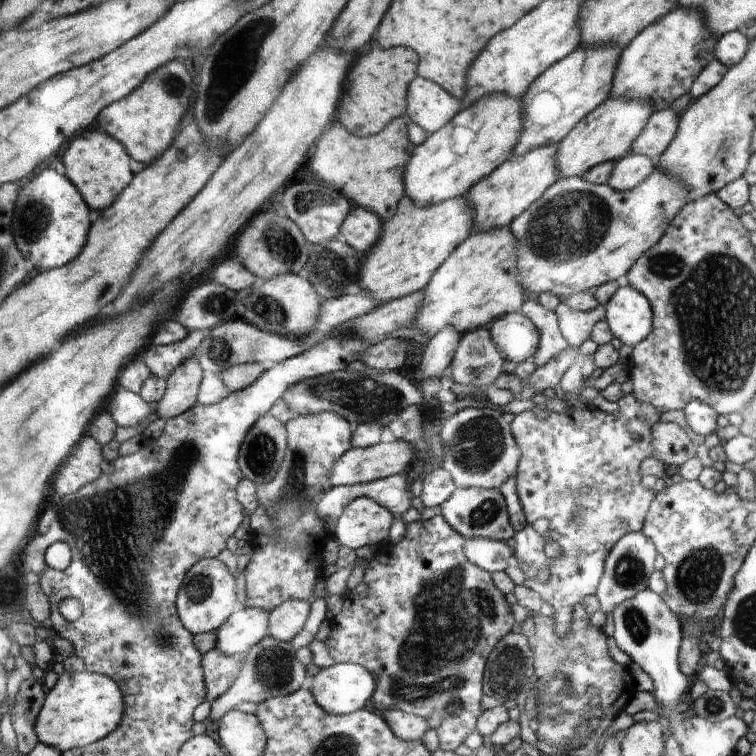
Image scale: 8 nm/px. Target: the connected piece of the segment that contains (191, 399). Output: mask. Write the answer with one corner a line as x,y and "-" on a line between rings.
198,358
188,360
176,368
176,372
168,380
169,386
164,400
157,404
156,411
160,417
169,421
200,403
205,373

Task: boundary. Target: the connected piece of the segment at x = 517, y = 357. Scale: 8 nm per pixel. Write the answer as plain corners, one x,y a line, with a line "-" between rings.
519,312
499,316
488,327
496,350
504,360
516,364
531,360
539,344
539,332
529,318

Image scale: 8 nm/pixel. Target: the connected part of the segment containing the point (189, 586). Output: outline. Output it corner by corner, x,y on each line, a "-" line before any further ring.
217,557
199,560
187,575
178,599
179,612
186,628
195,635
219,632
226,622
232,619
234,604
236,604
236,588
230,568

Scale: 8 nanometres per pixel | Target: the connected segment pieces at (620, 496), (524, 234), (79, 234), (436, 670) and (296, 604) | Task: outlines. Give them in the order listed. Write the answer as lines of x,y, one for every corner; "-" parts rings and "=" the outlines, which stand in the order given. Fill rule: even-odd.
632,393
623,394
617,404
618,412
615,412
614,414
604,414
602,410
596,408
593,404
586,405
585,408
555,407
551,409
548,418
544,418
542,422
540,422
540,418
534,416
534,412
524,411
517,414
513,422
511,422
513,424
514,436
517,437
518,444
522,448
522,460
517,466
514,479
516,480
515,485
519,503
525,512
527,522
526,526
514,536
514,542
516,542
516,544
514,544
513,563
519,566
520,570
524,572
525,580
523,585
530,588
530,590
537,592
543,602
548,602
548,604
554,608
552,627
558,636
566,636
570,631
570,628
573,626
573,613
576,611
577,604
580,604
586,596
592,596
592,594
595,594
602,573
604,572
604,559
608,556
610,550
614,548
614,544
616,544
624,534
628,534
629,532
640,532
642,527
645,526
644,516
646,516
646,510
649,510
648,506
652,506
650,502
653,502
652,498
655,498
654,492
648,490
648,488
644,488
642,482
640,482
640,478
642,478
642,474
640,474
640,466
642,466
644,459
652,454
650,438
653,436
653,426
658,423
662,412
657,408
654,408
654,406
646,404
646,402
639,401
638,397
635,397
-
638,415
642,415
644,420
640,421
-
540,518
546,518
546,520
550,522
550,524
548,524
548,533
546,536
544,536
544,534
539,534
534,530
534,526
532,526
532,524
534,524
536,520
540,520
-
548,540
554,540
554,542
557,542
560,545
560,548
562,548
561,556
558,556
557,558
546,556
544,548
546,548
546,542
548,542
-
541,566
546,566
549,569
549,578
544,583
536,578
536,574
=
656,169
644,182
628,191
614,190
608,184
592,184
580,177
558,179
509,225
518,238
518,270
525,298
536,302
542,292
550,292
565,300
628,275
637,260
665,236
669,225
689,202
688,188
682,178
=
49,166
23,186
18,198
15,212
18,246
38,270
54,270
66,266
74,262
88,244
92,230
90,216
92,210
77,184
67,174
60,174
=
436,515
428,520
418,520
406,524
406,533
404,537
396,544
387,542
371,561
357,559
354,567
347,580
346,592
343,596
343,606
340,614
331,622
330,636
324,641
314,640
309,644
312,652
312,662
318,668
330,668
338,663
356,663
369,669
373,676
377,678
377,690
374,691
374,704
376,711
382,714
386,710
403,710
404,712
427,719
434,712
441,716
440,726
436,726
436,732
439,738
440,750
456,750
460,744
466,740
469,734
477,730
477,720
481,716
480,699
483,695
483,688
480,684
482,675
486,670
486,660
490,650
496,646
496,642
500,638
504,638
506,634
514,628
514,616
510,610
510,604
506,602
504,594
494,586
494,582
490,580
492,574
478,565
474,566
465,554
466,539
453,529
442,515
-
452,640
460,642
460,646
454,646
=
287,600
268,614
268,632
276,640
290,643
302,630
311,604
303,600

